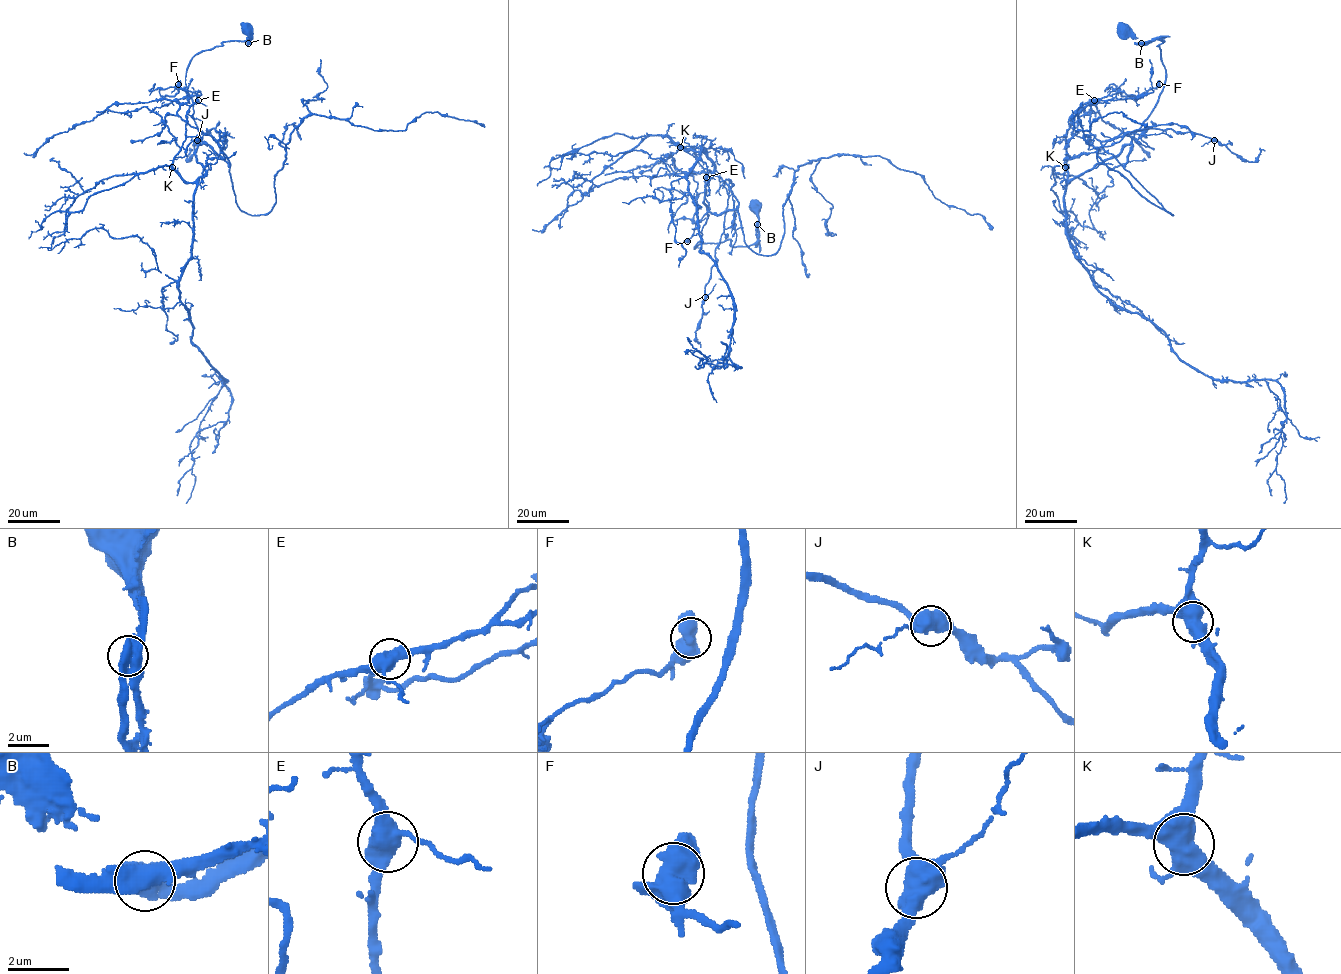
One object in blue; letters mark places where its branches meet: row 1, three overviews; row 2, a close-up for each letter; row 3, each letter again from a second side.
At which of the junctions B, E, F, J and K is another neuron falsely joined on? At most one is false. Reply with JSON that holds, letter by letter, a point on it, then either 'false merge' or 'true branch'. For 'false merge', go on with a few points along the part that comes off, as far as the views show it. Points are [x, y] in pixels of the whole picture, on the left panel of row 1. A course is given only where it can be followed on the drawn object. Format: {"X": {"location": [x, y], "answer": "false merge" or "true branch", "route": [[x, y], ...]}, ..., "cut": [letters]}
{"B": {"location": [248, 43], "answer": "false merge"}, "E": {"location": [198, 100], "answer": "true branch"}, "F": {"location": [178, 84], "answer": "true branch"}, "J": {"location": [197, 140], "answer": "true branch"}, "K": {"location": [172, 167], "answer": "true branch"}, "cut": ["B"]}

